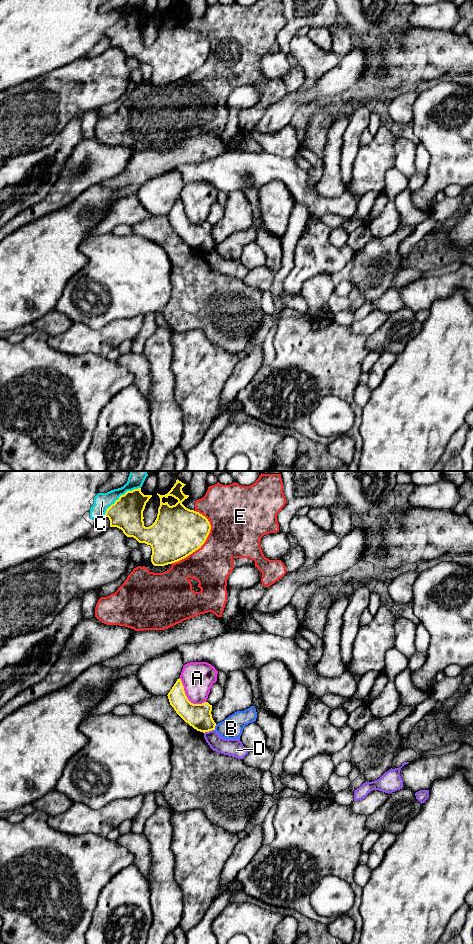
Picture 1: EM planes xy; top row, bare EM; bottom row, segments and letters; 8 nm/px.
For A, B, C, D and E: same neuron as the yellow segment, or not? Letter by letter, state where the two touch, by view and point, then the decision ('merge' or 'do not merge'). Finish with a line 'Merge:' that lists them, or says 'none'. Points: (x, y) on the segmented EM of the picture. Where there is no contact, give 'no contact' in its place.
A: xy (186, 697) | do not merge
B: xy (214, 727) | do not merge
C: xy (120, 496) | do not merge
D: xy (209, 730) | do not merge
E: xy (203, 543) | do not merge
Merge: none

